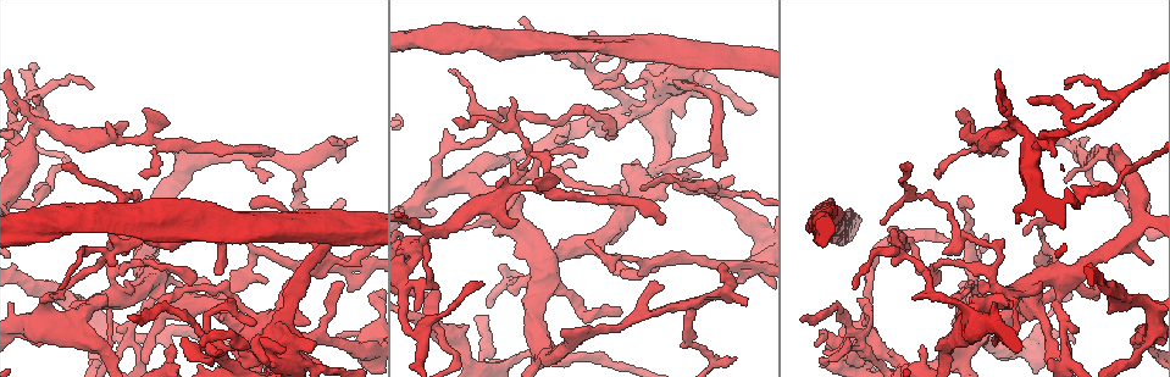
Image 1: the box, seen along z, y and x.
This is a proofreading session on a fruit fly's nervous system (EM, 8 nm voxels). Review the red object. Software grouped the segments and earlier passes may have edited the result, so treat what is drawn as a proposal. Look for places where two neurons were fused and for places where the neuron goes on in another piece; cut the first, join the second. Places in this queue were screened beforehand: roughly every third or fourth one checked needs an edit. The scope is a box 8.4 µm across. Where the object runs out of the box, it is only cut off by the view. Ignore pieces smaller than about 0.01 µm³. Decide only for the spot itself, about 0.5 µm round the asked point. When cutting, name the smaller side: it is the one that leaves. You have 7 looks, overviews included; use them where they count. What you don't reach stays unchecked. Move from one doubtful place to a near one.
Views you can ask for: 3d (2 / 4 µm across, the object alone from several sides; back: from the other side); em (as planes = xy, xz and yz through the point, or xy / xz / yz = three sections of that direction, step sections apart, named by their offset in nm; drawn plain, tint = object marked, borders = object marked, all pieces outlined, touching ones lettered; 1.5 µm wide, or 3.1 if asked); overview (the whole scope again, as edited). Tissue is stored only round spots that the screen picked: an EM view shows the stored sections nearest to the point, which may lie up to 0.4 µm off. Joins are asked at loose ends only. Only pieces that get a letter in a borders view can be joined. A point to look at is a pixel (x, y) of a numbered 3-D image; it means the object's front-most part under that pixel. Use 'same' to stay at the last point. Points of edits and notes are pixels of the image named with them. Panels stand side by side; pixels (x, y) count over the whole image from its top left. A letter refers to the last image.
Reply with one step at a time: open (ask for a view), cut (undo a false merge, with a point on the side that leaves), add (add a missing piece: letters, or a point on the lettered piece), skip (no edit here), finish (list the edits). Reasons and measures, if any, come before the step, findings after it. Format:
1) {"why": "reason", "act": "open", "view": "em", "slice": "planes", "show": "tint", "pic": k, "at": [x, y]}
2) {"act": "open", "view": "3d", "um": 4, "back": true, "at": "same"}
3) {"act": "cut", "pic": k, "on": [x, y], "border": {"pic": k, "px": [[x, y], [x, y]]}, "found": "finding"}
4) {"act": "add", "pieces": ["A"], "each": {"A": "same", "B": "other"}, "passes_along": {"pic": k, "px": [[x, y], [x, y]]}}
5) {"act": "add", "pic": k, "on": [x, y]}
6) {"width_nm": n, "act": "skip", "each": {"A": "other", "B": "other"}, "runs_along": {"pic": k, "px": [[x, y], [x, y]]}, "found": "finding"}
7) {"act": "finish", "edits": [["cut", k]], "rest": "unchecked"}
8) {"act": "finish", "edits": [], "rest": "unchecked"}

{"why": "thick turns thin", "act": "open", "view": "3d", "um": 2, "pic": 1, "at": [492, 204]}

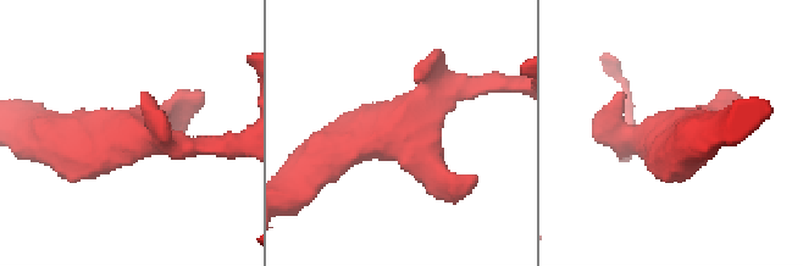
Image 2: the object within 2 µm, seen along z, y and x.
{"why": "shape alone is not enough", "act": "open", "view": "em", "slice": "yz", "step": 4, "show": "tint", "pic": 2, "at": [672, 136]}

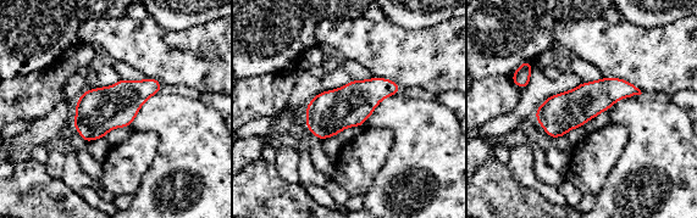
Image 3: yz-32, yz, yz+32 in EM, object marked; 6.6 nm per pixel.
{"act": "open", "view": "em", "slice": "planes", "show": "borders", "at": "same"}

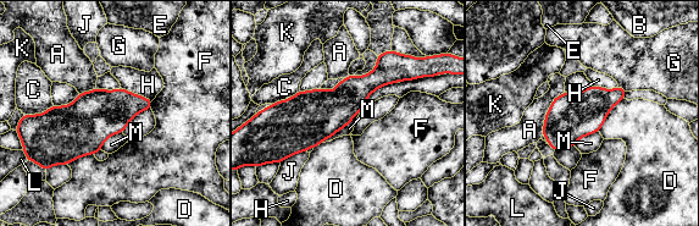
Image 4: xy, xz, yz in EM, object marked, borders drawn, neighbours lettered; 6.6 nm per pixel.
{"act": "skip", "each": {"A": "other", "B": "other", "C": "other", "D": "other", "E": "other", "F": "other", "G": "other", "H": "other", "J": "other", "K": "other", "L": "other", "M": "other"}, "runs_along": {"pic": 4, "px": [[367, 91], [268, 137], [231, 138]]}, "found": "continuous, no second neuron"}

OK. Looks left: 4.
{"why": "thin end", "act": "open", "view": "3d", "um": 4, "back": true, "pic": 1, "at": [745, 305]}

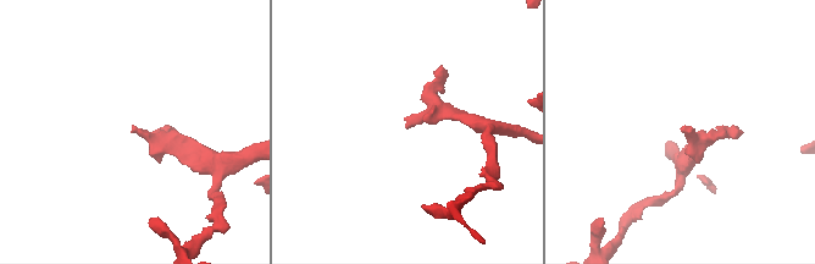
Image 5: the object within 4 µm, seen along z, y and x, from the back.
{"why": "need the tissue", "act": "open", "view": "em", "slice": "planes", "show": "borders", "pic": 5, "at": [134, 127]}

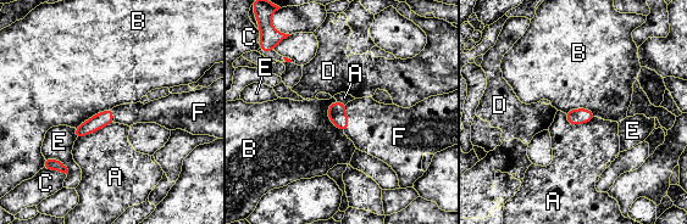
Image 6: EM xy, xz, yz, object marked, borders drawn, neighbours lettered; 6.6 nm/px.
{"act": "add", "pieces": ["F"], "each": {"A": "other", "B": "other", "C": "other", "D": "other", "E": "other", "F": "same"}, "found": "the neuron continues"}

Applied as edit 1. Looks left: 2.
{"act": "finish", "edits": [["add", 6]], "rest": "unchecked"}

